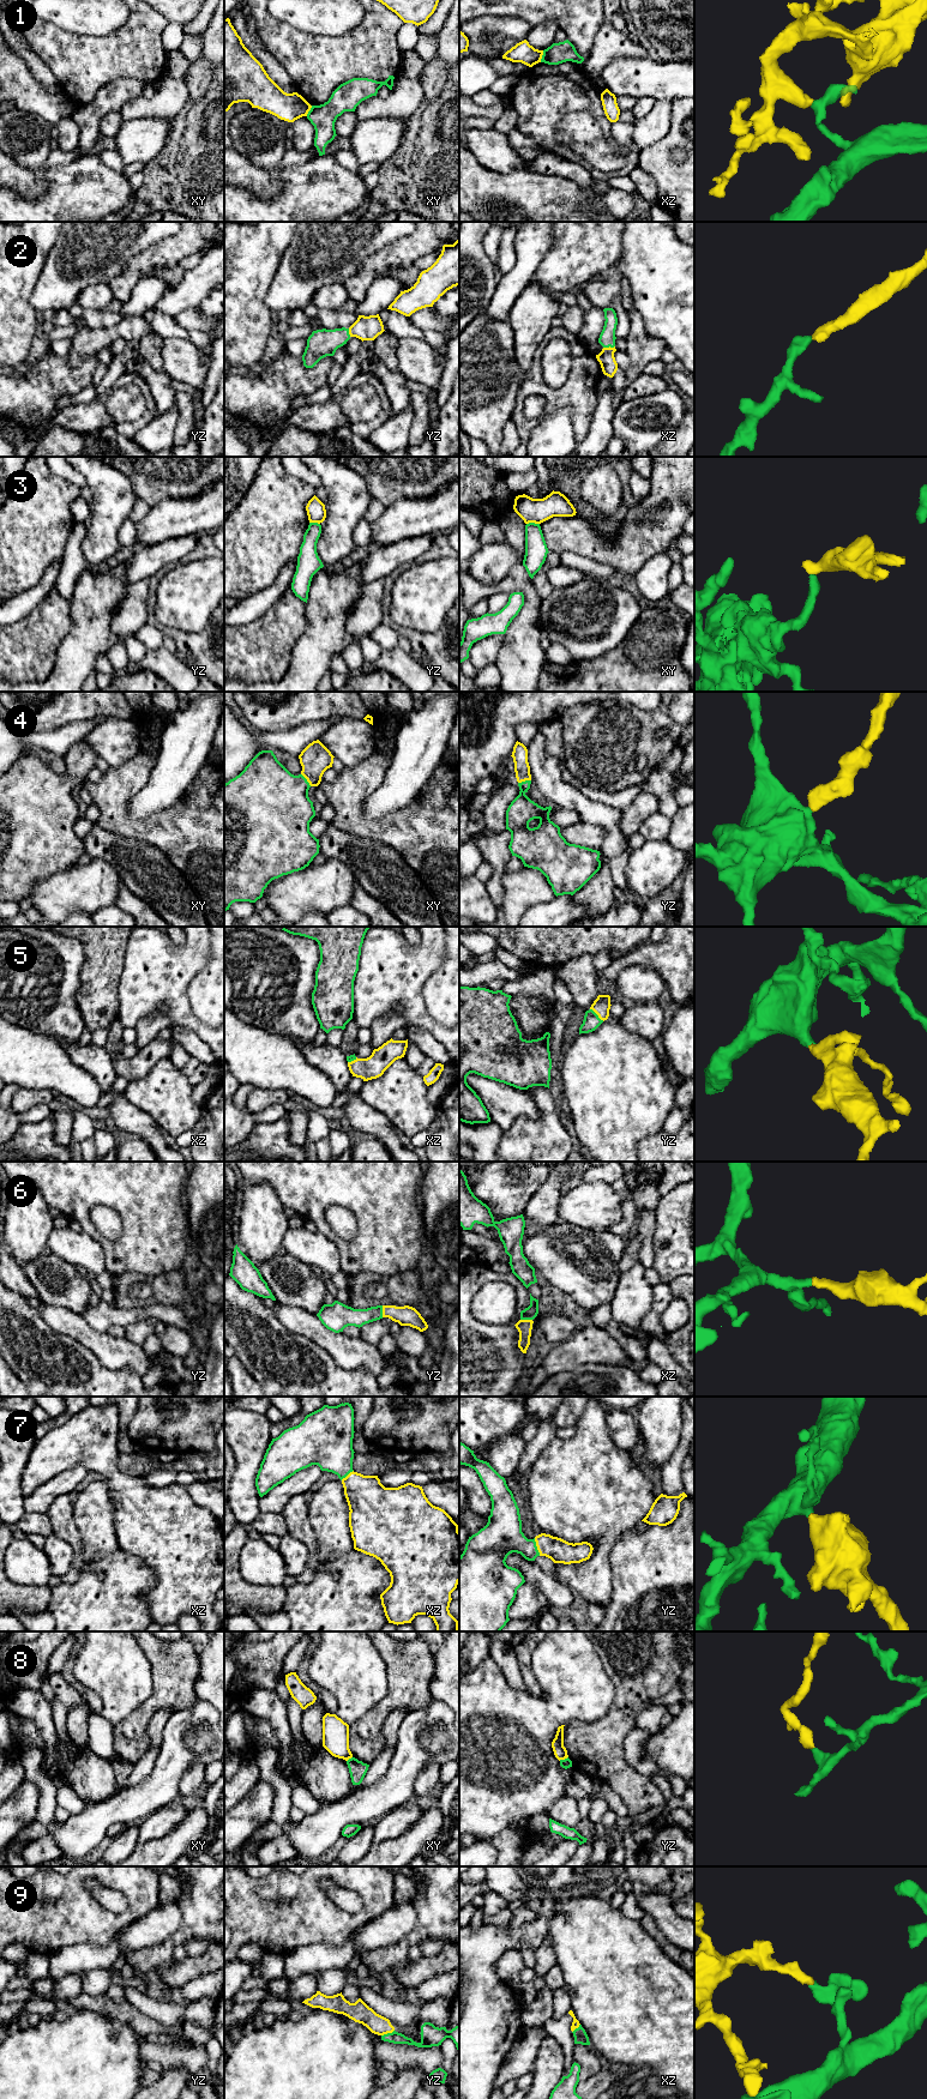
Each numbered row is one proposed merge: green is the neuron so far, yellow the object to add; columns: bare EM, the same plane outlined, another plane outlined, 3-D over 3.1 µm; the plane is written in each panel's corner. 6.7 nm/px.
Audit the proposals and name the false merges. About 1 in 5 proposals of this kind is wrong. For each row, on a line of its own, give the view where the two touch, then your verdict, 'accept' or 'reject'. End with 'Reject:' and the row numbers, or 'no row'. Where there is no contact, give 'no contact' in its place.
1: meets green in xz; reject
2: meets green in xz; accept
3: meets green in xy; reject
4: meets green in yz; accept
5: meets green in yz; accept
6: meets green in yz; accept
7: meets green in yz; accept
8: meets green in yz; reject
9: meets green in yz; reject
Reject: 1, 3, 8, 9

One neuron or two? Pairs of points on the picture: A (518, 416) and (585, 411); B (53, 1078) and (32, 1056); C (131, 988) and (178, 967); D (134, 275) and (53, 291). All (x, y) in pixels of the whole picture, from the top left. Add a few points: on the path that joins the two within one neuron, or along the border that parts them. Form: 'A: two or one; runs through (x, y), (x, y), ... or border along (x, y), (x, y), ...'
A: one; runs through (523, 396), (545, 390), (565, 396)
B: one; runs through (49, 1073), (37, 1061)
C: one; runs through (143, 987), (158, 971), (166, 969)
D: two; border along (130, 258), (126, 267), (108, 284)

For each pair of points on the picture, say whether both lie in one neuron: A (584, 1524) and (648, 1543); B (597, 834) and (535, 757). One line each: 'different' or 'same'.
A: different
B: different

